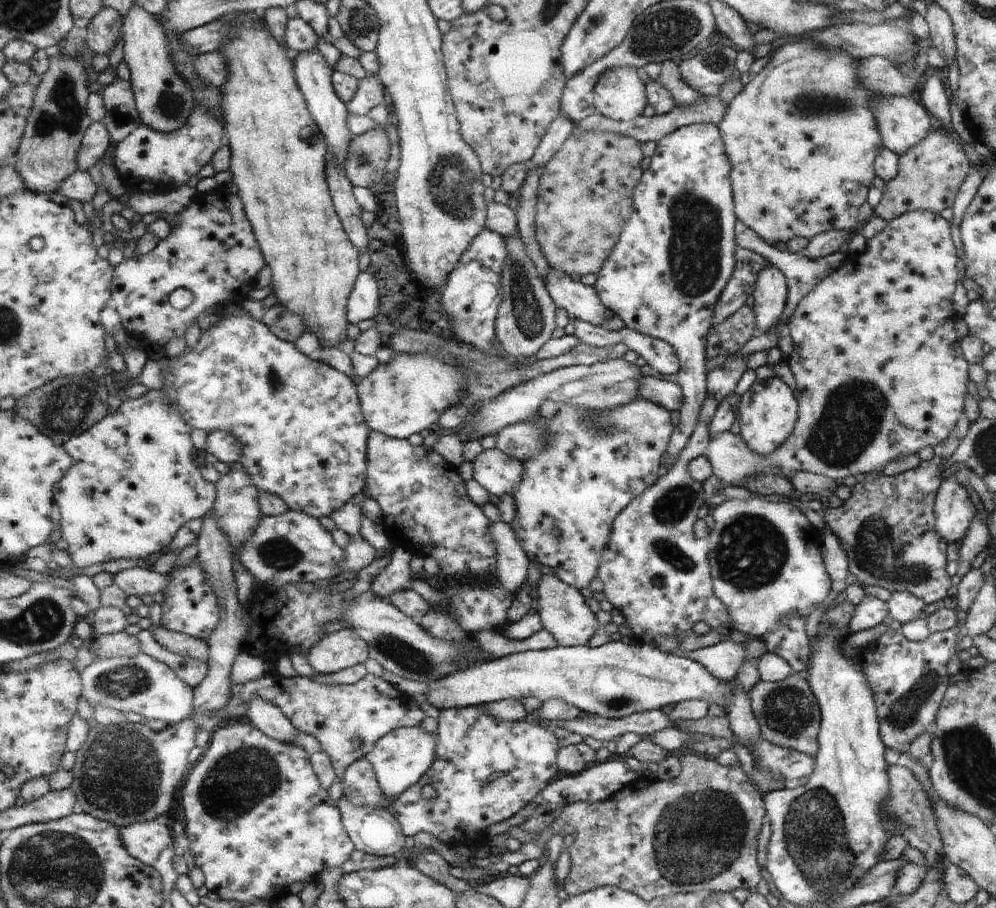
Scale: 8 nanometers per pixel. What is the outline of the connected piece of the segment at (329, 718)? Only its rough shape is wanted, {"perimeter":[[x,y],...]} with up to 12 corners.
{"perimeter":[[270,673],[233,685],[316,737],[343,779],[419,702],[371,674],[317,684]]}

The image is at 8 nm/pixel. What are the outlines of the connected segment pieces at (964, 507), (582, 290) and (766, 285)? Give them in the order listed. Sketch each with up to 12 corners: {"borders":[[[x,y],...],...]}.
{"borders":[[[944,476],[933,505],[933,530],[959,544],[979,502]],[[561,270],[547,276],[556,306],[593,326],[609,320],[594,286]],[[772,265],[753,290],[756,331],[769,334],[787,298],[783,274]]]}

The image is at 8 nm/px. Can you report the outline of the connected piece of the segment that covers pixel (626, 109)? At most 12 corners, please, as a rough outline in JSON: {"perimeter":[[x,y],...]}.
{"perimeter":[[611,68],[594,88],[598,113],[631,121],[647,108],[635,68]]}

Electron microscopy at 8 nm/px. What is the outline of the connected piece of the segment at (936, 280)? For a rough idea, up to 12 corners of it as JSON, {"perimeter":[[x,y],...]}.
{"perimeter":[[904,213],[785,332],[791,434],[704,458],[749,476],[881,473],[945,440],[968,364],[957,252]]}

